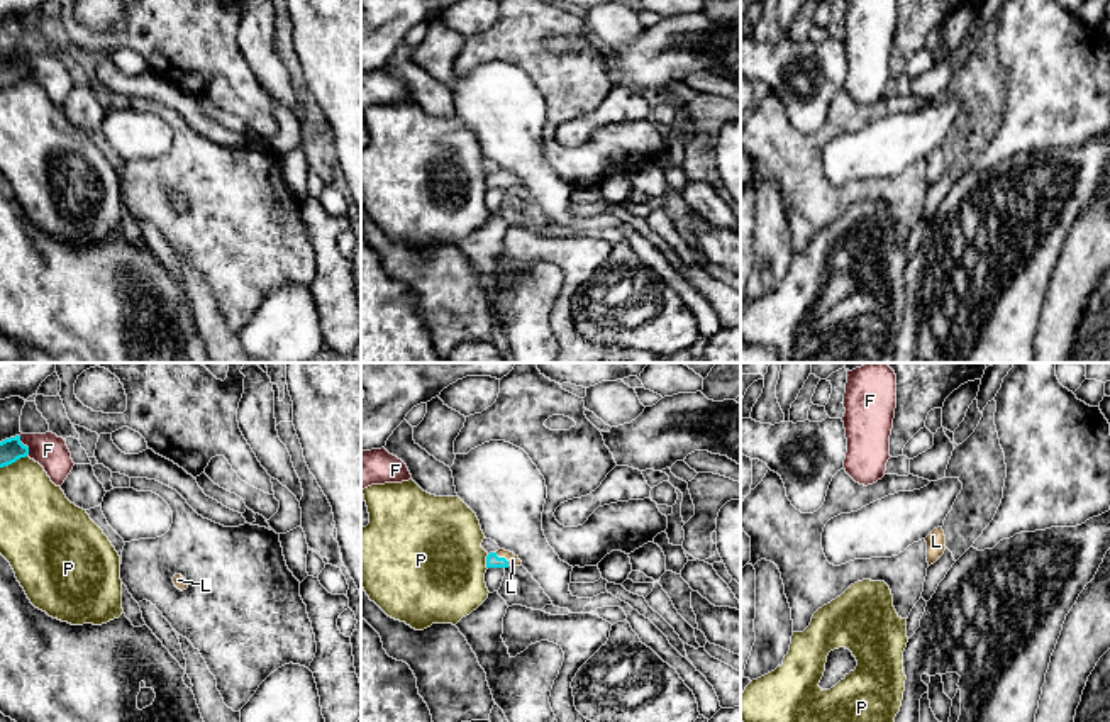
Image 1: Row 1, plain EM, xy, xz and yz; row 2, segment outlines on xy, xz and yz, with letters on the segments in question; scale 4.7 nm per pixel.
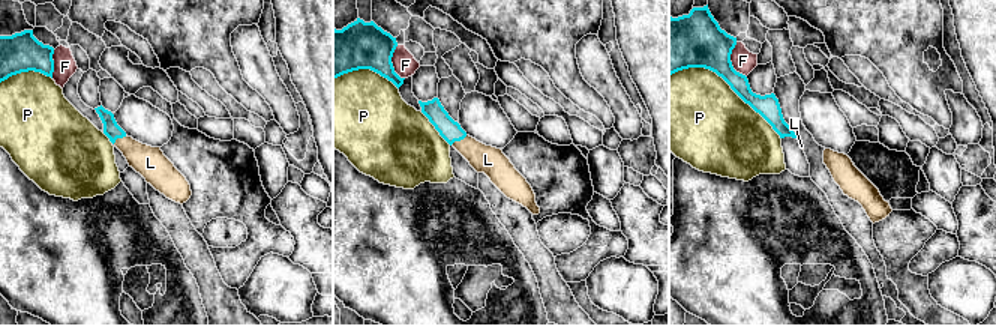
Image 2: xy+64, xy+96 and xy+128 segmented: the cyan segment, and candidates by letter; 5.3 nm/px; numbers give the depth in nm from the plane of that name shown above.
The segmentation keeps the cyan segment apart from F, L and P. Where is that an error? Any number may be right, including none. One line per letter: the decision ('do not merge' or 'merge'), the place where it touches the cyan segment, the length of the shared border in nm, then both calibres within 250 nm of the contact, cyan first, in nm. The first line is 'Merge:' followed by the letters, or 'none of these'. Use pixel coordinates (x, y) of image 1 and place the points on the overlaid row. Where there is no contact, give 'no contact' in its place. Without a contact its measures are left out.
Merge: L
F: do not merge | xy (26, 446) | 100 nm | 110/160 nm
L: merge | xz (504, 558) | 90 nm | 60/50 nm
P: do not merge | xy (12, 461) | 140 nm | 110/320 nm

